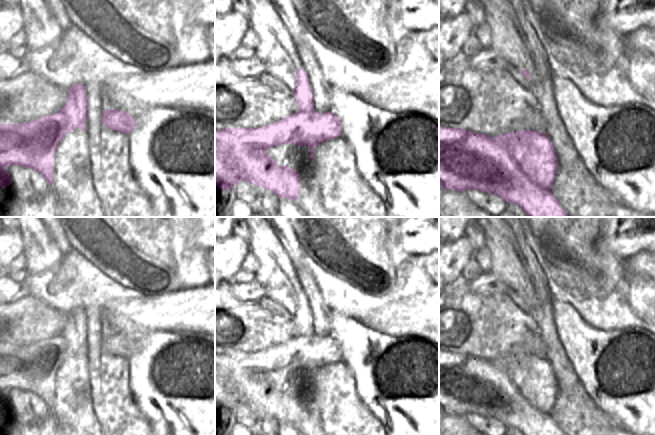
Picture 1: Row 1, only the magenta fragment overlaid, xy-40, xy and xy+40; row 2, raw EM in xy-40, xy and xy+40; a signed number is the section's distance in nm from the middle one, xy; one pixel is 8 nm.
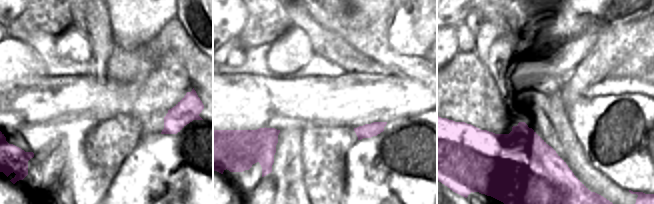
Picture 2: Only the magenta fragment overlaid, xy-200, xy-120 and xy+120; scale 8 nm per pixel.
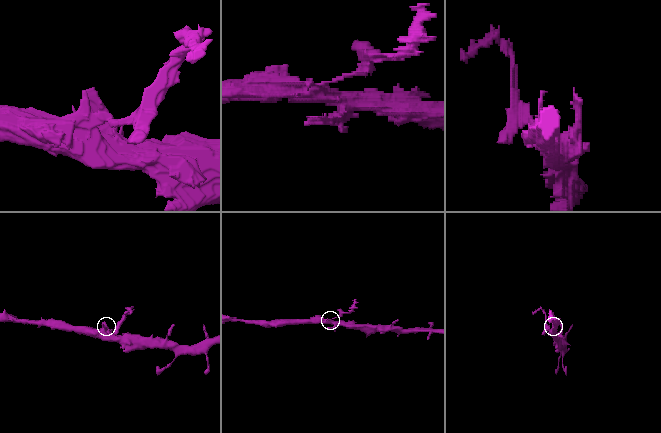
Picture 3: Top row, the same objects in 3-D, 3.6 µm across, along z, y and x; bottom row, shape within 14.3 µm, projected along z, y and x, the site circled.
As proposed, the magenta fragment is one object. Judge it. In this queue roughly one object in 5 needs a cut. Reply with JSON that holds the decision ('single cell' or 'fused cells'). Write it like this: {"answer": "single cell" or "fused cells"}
{"answer": "fused cells"}

